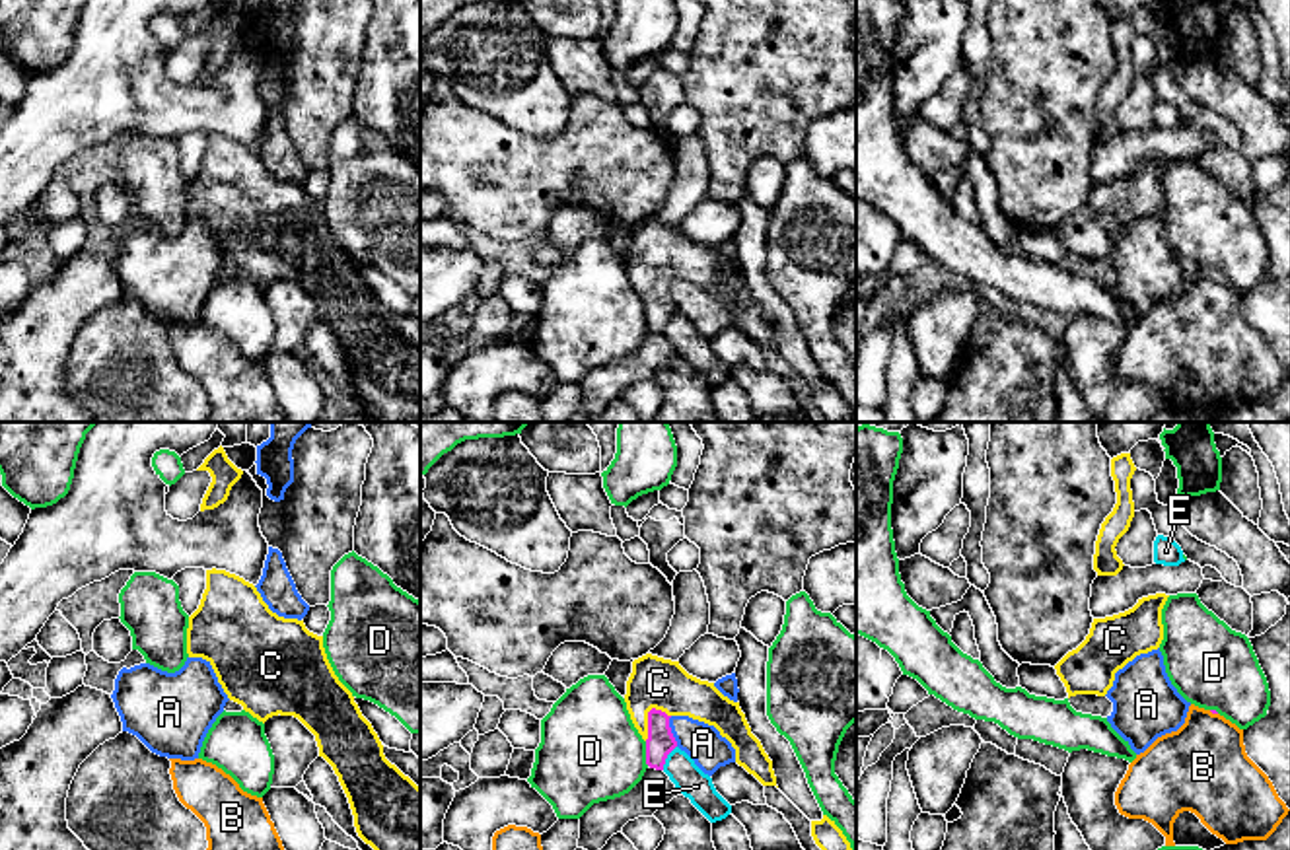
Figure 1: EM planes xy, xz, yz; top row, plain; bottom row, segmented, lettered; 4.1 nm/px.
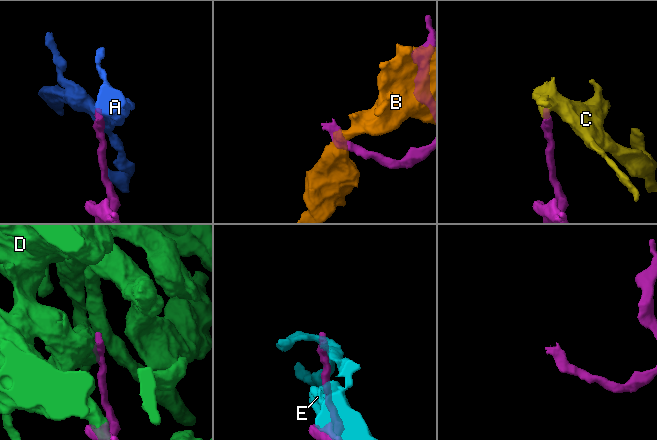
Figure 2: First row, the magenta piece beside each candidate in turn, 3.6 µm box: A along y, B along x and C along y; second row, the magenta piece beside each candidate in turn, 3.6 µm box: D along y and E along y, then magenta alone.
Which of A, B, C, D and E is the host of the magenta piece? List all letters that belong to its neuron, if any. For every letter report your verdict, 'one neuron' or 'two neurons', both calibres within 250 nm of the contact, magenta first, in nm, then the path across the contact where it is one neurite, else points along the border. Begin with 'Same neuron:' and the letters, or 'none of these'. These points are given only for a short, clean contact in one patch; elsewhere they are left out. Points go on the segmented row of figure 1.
Same neuron: C
A: two neurons; 120 nm thick on the magenta side, 160 nm on the other
B: two neurons; 20 nm thick on the magenta side, 380 nm on the other
C: one neuron; 120 nm thick on the magenta side, 220 nm on the other; runs through xz (660, 742), (648, 716), (658, 683)
D: two neurons; 120 nm thick on the magenta side, 420 nm on the other
E: two neurons; 120 nm thick on the magenta side, 120 nm on the other

